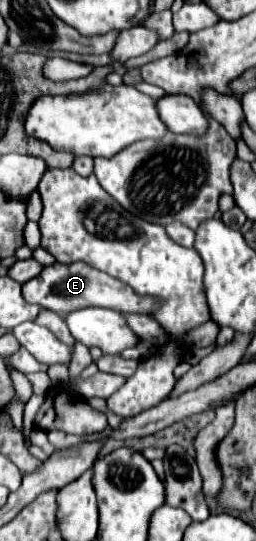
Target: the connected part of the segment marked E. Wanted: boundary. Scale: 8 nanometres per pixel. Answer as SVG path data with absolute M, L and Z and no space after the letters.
M55 262L51 266L45 266L39 276L23 284L23 298L31 304L39 304L41 308L53 310L59 316L67 316L69 312L81 308L109 308L123 314L151 314L161 306L159 298L139 296L117 278L107 276L105 272L95 270L85 262L73 262L73 264Z

